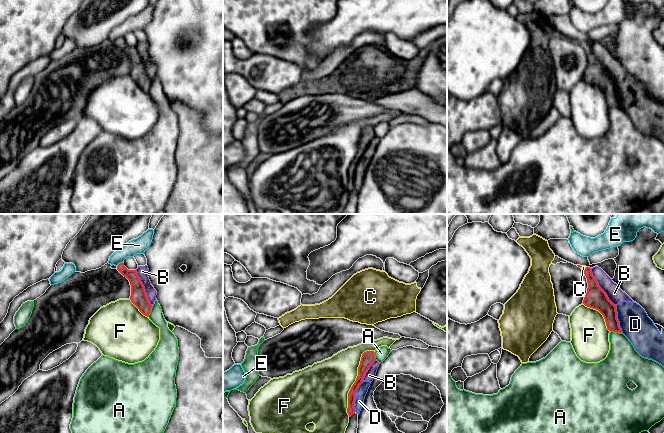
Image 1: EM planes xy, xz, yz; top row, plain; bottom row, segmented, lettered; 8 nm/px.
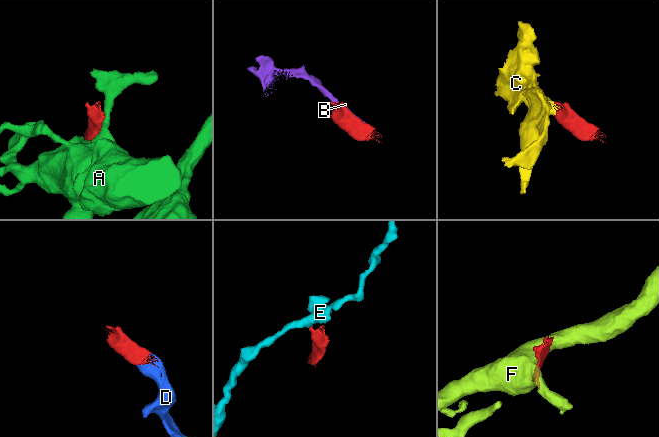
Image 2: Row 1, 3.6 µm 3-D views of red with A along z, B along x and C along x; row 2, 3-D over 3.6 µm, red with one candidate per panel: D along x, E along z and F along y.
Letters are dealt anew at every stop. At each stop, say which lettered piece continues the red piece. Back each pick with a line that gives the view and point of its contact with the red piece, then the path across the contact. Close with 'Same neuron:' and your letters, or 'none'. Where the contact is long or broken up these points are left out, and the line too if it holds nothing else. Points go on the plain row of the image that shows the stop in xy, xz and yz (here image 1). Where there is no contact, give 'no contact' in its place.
C: meets red in yz at (585, 44); runs through yz (595, 73), (592, 58), (585, 44), (583, 43)
Same neuron: C

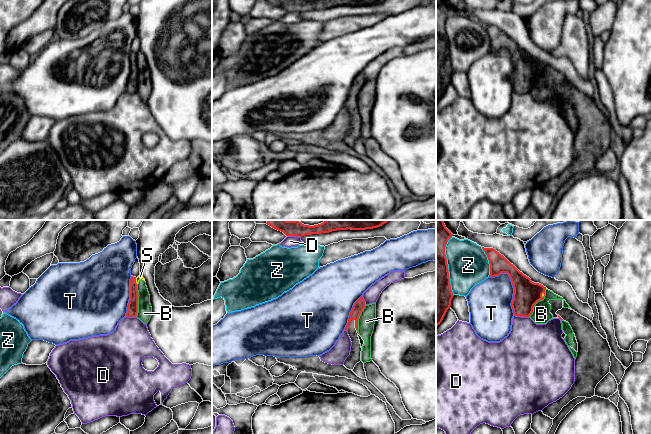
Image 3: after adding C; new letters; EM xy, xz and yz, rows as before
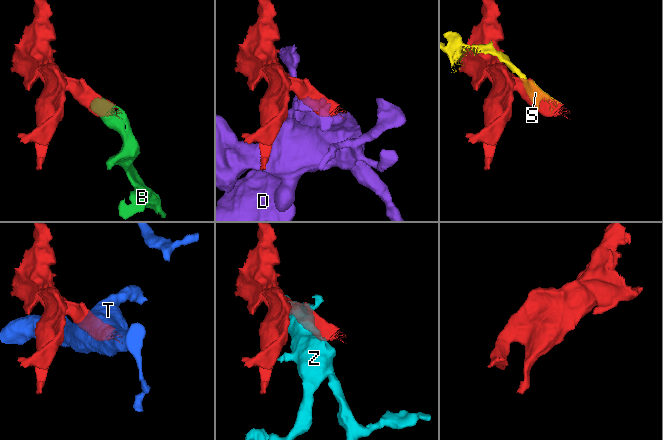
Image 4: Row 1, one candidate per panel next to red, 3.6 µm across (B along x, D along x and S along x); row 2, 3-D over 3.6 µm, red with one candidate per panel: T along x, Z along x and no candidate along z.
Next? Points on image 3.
Same neuron: none

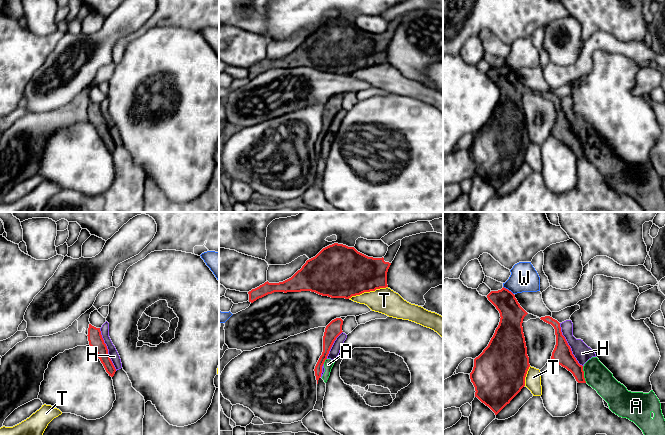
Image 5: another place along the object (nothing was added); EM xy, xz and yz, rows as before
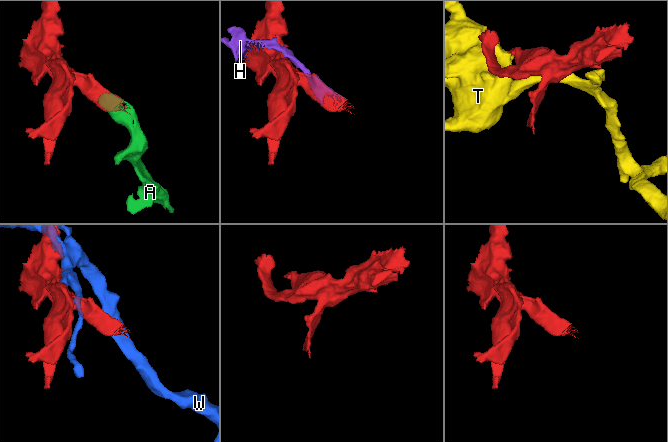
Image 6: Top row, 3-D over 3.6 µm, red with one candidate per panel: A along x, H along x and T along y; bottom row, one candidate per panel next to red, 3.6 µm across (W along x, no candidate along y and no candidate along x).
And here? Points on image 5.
Same neuron: none

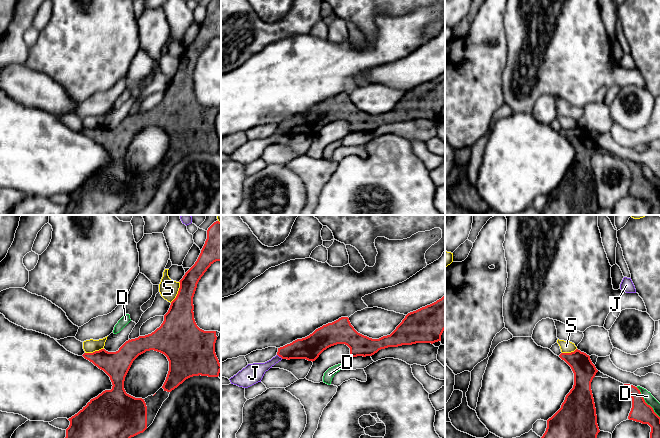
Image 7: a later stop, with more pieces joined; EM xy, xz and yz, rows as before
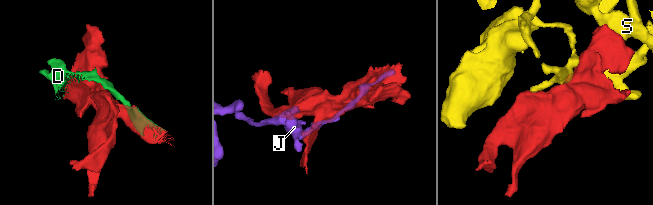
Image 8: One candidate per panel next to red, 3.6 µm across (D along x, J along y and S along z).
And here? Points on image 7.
Same neuron: none

